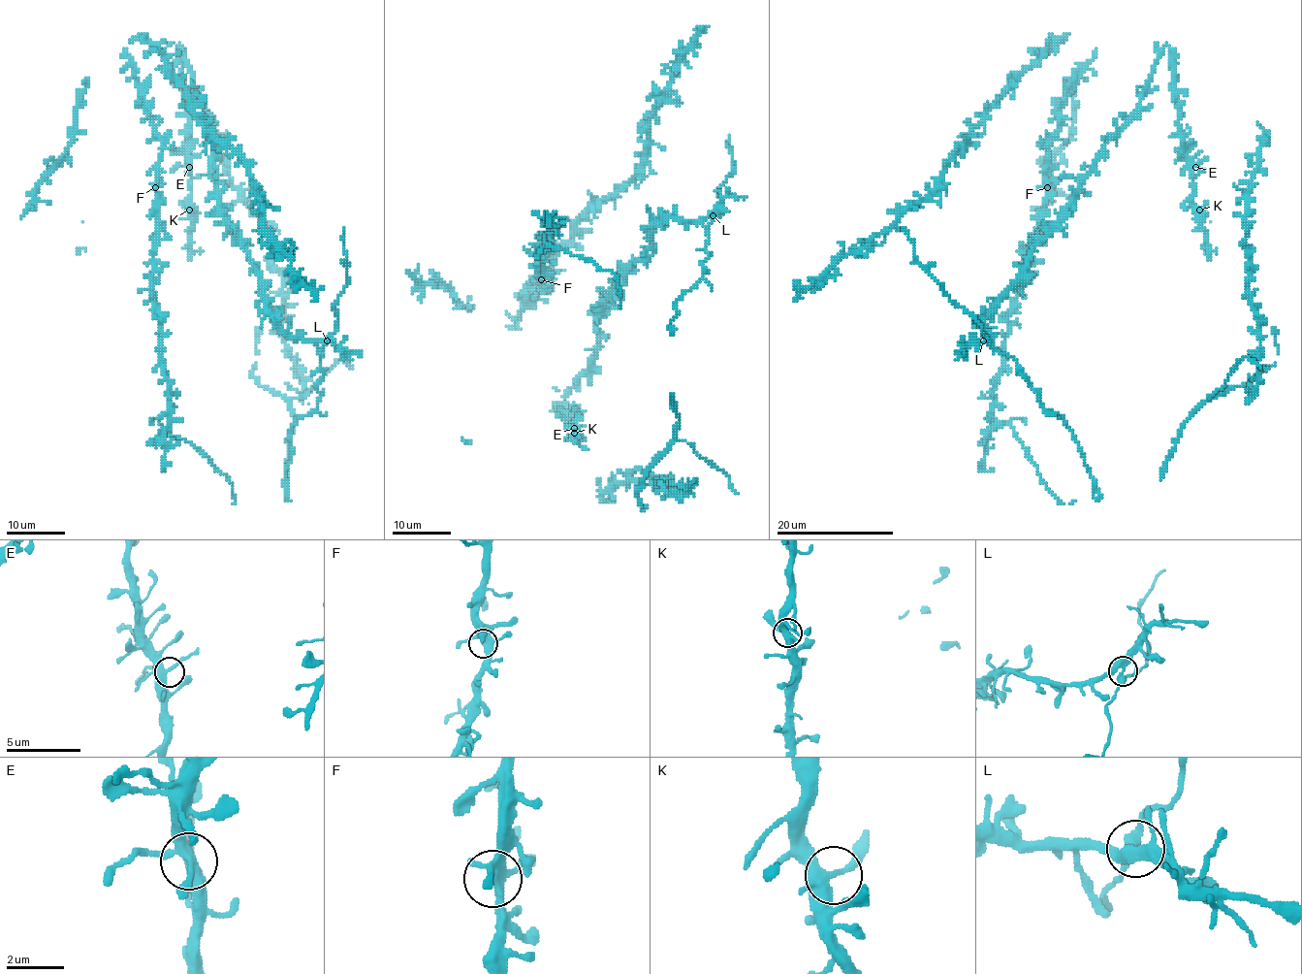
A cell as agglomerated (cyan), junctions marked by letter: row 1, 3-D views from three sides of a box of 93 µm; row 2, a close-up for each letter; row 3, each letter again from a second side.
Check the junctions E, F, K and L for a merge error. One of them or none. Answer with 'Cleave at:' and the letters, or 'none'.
Cleave at: L

